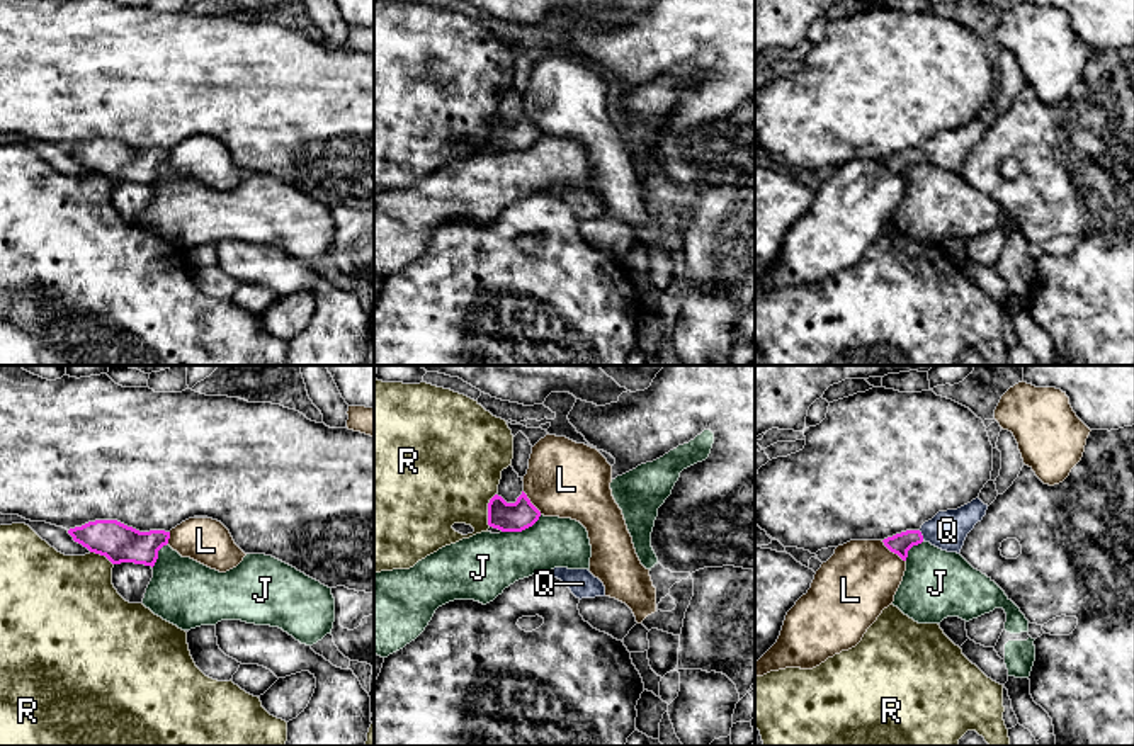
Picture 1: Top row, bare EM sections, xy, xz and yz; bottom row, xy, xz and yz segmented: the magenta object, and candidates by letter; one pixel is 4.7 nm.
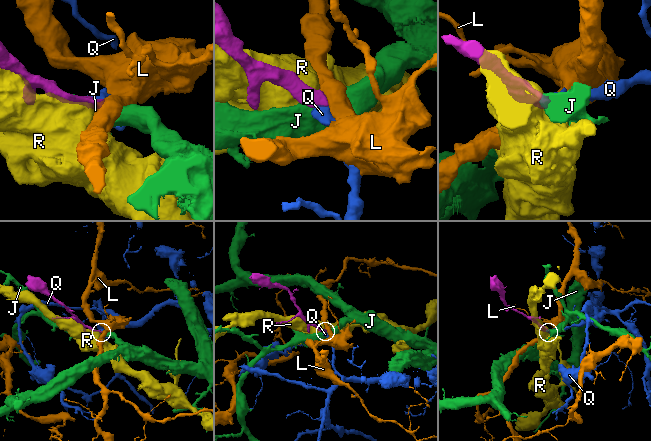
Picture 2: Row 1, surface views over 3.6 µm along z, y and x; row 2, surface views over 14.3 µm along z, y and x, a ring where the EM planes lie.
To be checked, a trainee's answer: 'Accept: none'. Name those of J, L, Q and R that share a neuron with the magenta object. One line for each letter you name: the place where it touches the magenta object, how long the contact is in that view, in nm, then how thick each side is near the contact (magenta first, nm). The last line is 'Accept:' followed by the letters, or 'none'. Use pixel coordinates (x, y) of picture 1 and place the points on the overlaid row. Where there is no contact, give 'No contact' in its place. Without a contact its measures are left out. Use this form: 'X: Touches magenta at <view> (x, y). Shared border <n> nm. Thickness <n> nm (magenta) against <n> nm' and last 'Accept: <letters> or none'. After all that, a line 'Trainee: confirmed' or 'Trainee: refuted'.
Q: Touches magenta at yz (922, 536). Shared border 50 nm. Thickness 100 nm (magenta) against 190 nm
Accept: Q
Trainee: refuted

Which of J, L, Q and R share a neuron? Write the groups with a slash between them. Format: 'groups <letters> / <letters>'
groups J / L / Q / R

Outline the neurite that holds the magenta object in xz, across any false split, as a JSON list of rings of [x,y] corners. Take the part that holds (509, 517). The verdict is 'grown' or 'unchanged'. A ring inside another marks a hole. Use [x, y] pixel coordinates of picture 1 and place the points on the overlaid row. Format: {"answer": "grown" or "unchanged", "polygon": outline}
{"answer": "unchanged", "polygon": [[[524,491],[515,503],[507,503],[498,495],[488,503],[488,525],[502,532],[522,532],[532,527],[539,517],[541,511],[530,503]]]}

